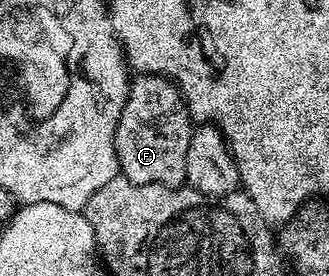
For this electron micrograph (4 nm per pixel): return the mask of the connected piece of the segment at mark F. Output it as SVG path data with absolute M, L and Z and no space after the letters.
M137 74L130 81L129 95L115 128L118 171L135 184L180 187L185 182L187 144L194 129L185 99L173 81L164 74Z

